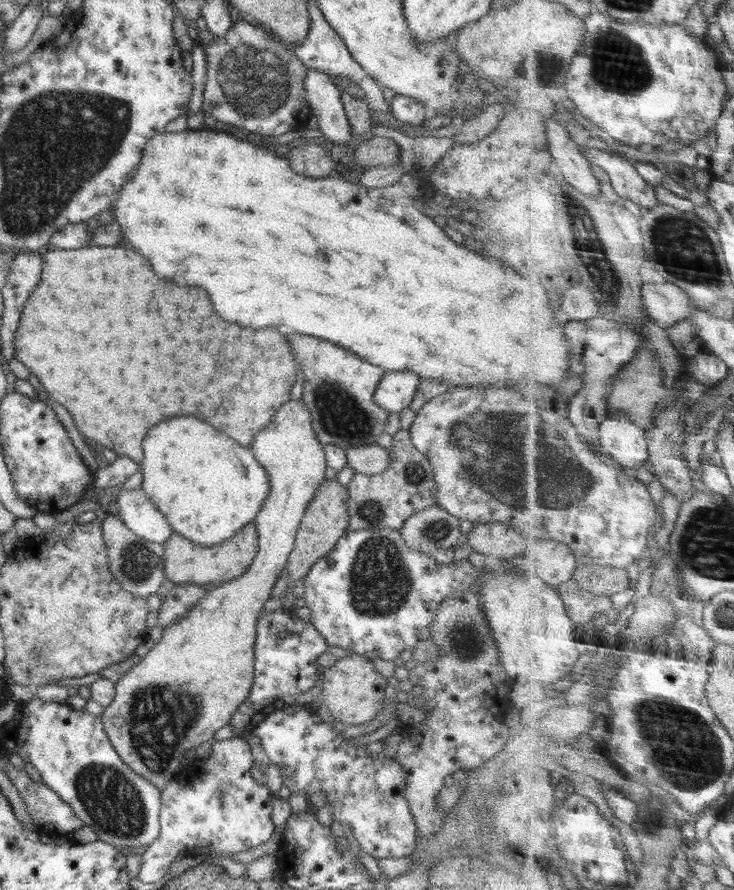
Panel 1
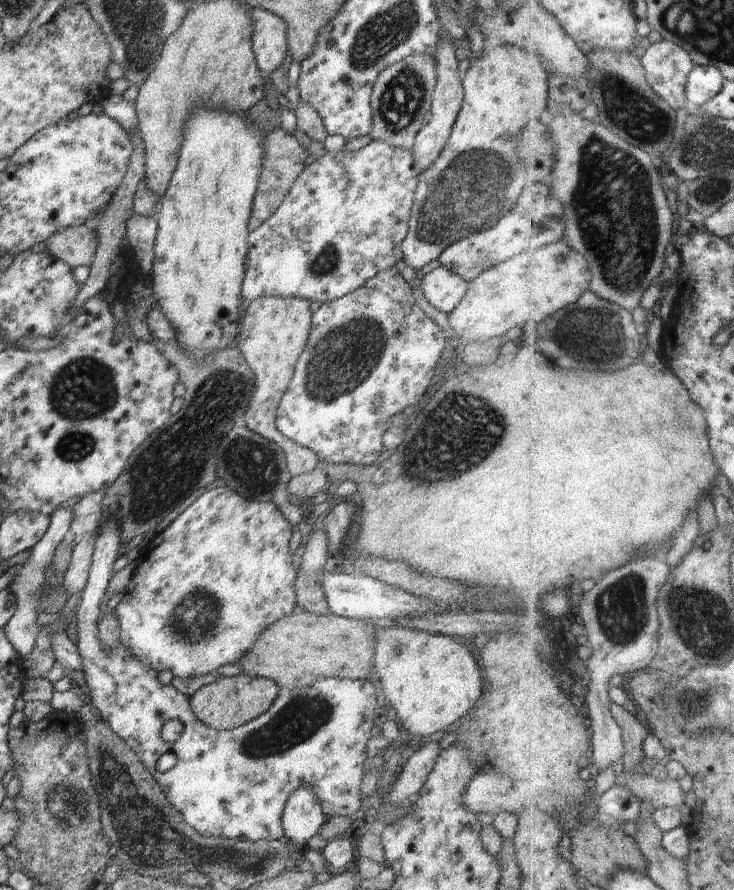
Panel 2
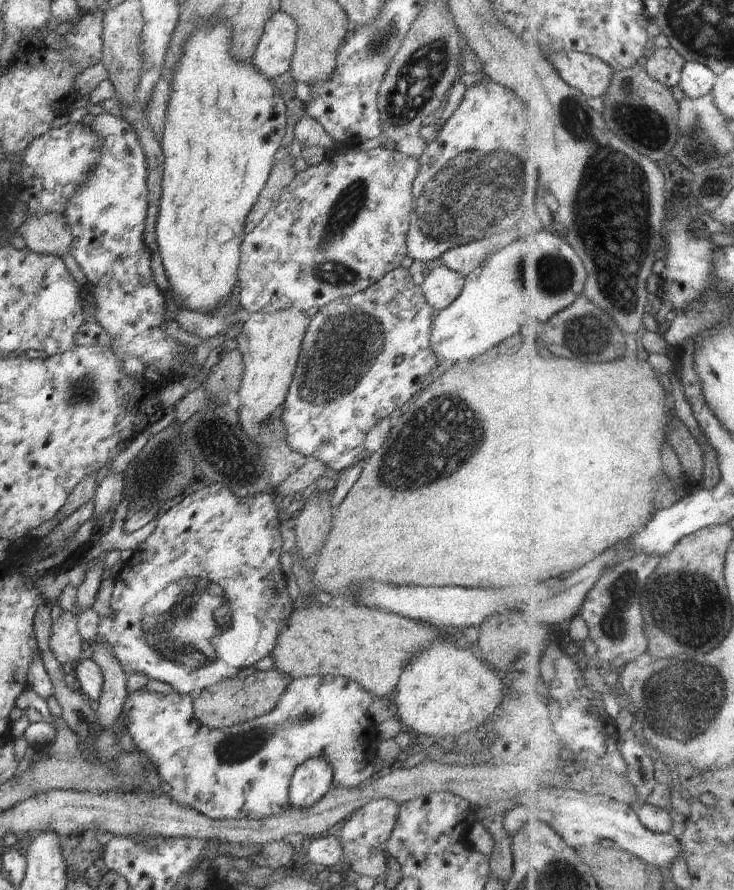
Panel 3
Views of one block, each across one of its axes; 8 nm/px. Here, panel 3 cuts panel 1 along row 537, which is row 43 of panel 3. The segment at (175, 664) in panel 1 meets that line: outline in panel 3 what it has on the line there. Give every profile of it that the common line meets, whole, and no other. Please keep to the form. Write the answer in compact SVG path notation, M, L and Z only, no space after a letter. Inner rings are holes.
M280 10L272 14L272 18L264 26L252 58L256 68L264 76L272 80L290 71L296 32L298 27L293 17Z

